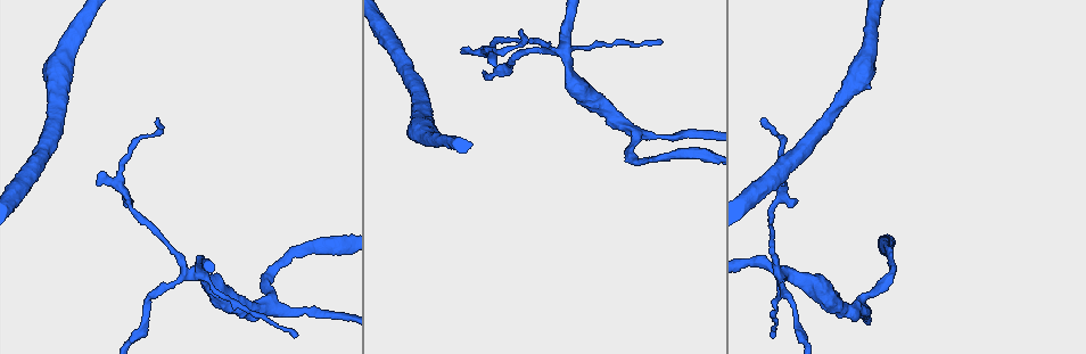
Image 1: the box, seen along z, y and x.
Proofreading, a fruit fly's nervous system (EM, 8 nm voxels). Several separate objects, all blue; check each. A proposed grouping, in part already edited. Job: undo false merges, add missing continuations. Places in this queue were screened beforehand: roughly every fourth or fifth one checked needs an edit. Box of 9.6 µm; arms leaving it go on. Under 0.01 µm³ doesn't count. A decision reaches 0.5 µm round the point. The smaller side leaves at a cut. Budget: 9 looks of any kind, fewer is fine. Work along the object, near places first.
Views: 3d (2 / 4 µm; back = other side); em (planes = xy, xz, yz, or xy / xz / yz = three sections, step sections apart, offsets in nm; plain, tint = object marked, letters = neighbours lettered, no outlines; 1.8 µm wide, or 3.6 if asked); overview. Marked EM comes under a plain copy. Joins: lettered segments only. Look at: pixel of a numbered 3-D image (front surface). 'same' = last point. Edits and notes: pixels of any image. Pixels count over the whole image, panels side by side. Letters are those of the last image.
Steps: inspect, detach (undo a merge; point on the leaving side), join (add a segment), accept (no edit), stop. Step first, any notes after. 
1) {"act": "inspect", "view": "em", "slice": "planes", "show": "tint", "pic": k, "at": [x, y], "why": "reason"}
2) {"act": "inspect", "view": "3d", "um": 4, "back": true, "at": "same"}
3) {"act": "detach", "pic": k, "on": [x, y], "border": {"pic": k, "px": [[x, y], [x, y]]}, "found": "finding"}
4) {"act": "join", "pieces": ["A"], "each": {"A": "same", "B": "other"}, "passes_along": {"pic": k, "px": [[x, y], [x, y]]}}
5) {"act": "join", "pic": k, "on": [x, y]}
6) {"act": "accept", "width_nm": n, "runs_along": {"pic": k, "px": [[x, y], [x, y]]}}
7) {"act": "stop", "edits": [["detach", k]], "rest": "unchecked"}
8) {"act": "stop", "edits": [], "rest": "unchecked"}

{"act": "inspect", "view": "3d", "um": 4, "pic": 1, "at": [763, 118], "why": "thin end"}

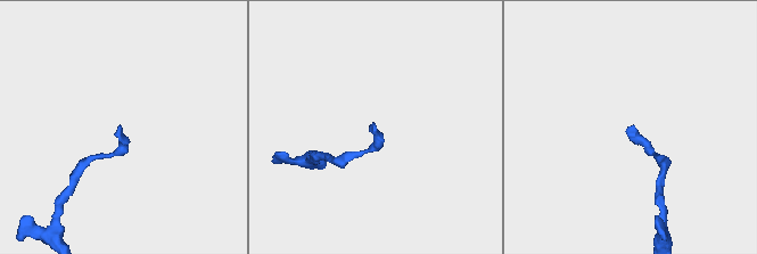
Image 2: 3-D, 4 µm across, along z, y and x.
{"act": "inspect", "view": "em", "slice": "planes", "show": "letters", "pic": 2, "at": [375, 123], "why": "now the EM"}

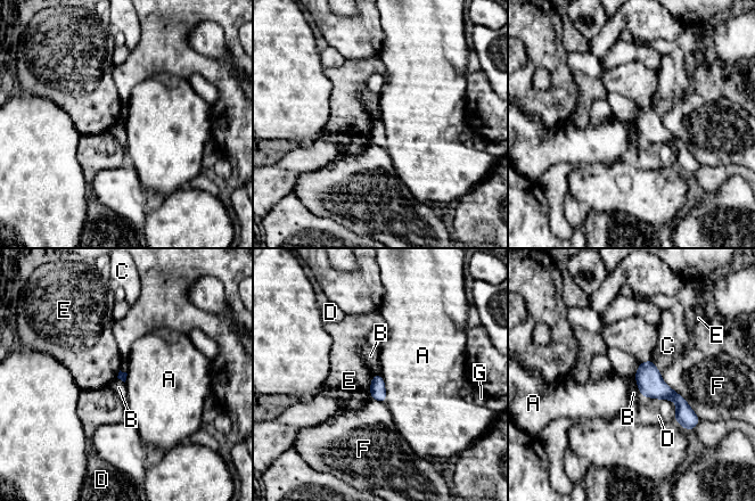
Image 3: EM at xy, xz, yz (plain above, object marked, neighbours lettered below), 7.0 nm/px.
{"act": "accept", "each": {"A": "other", "B": "other", "C": "other", "D": "other", "E": "other", "F": "other", "G": "other"}, "runs_along": {"pic": 3, "px": [[642, 364], [682, 405], [688, 419]]}, "found": "none of them fits"}

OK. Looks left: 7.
{"act": "inspect", "view": "em", "slice": "xy", "step": 16, "show": "letters", "pic": 1, "at": [565, 52], "why": "thick turns thin"}

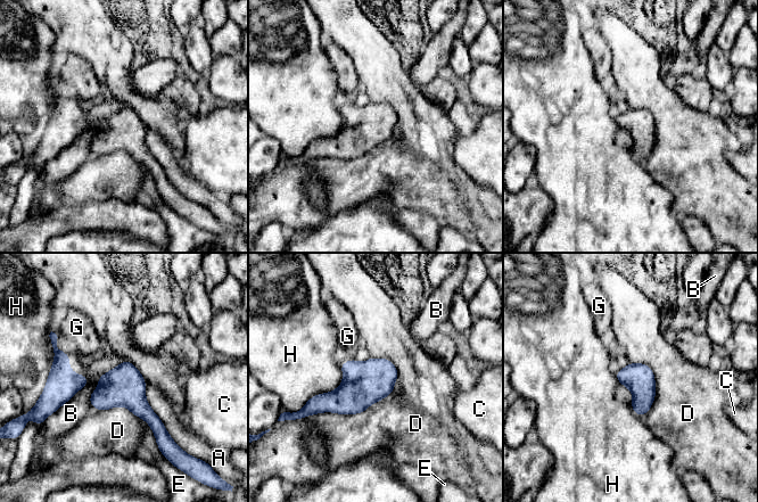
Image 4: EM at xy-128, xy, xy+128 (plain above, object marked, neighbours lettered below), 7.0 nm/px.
{"act": "accept", "width_nm": 220, "each": {"A": "other", "B": "other", "C": "other", "D": "other", "E": "other", "G": "other", "H": "other"}, "border": {"pic": 4, "px": [[396, 367], [363, 411], [305, 417]]}, "found": "all the same cell"}

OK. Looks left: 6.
{"act": "inspect", "view": "em", "slice": "planes", "show": "letters", "pic": 1, "at": [629, 124], "why": "abrupt turn"}

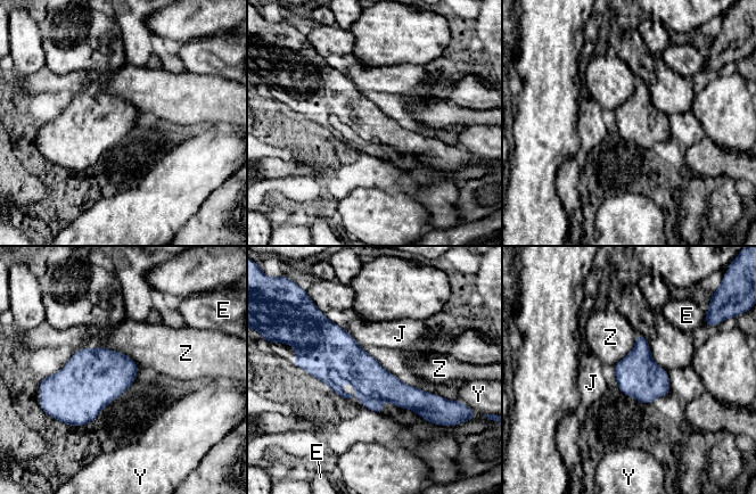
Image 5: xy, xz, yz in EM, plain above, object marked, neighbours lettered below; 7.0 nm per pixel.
{"act": "accept", "each": {"E": "other", "J": "other", "Y": "other", "Z": "other"}, "runs_along": {"pic": 5, "px": [[307, 361], [437, 400]]}, "found": "continuous, no second cell"}

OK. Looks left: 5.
{"act": "inspect", "view": "em", "slice": "yz", "step": 4, "show": "tint", "pic": 1, "at": [661, 41], "why": "thin end"}

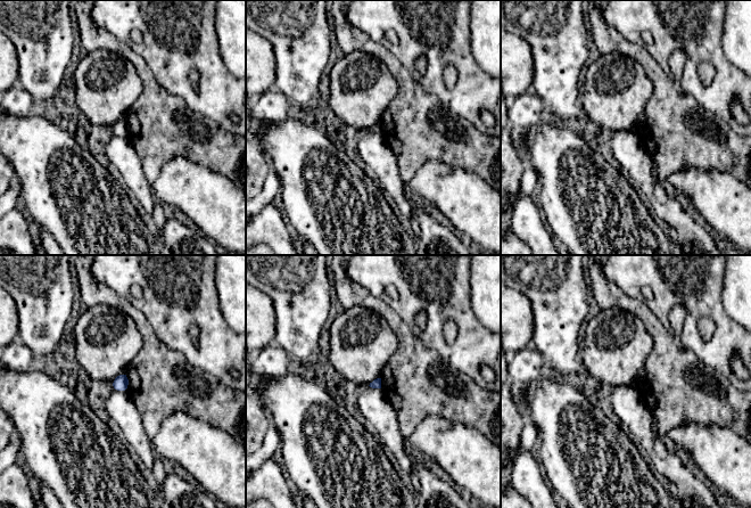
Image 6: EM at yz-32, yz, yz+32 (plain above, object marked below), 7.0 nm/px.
{"act": "inspect", "view": "em", "slice": "planes", "show": "letters", "at": "same", "why": "cut it another way"}

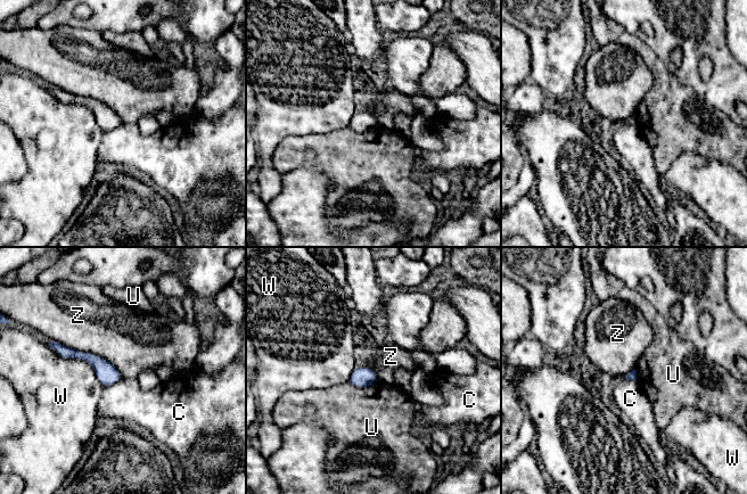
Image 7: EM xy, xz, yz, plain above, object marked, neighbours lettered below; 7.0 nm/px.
{"act": "accept", "each": {"C": "other", "U": "other", "W": "other", "Z": "other"}, "found": "no lettered segment goes on from it"}

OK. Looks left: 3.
{"act": "stop", "edits": [], "rest": "unchecked"}

